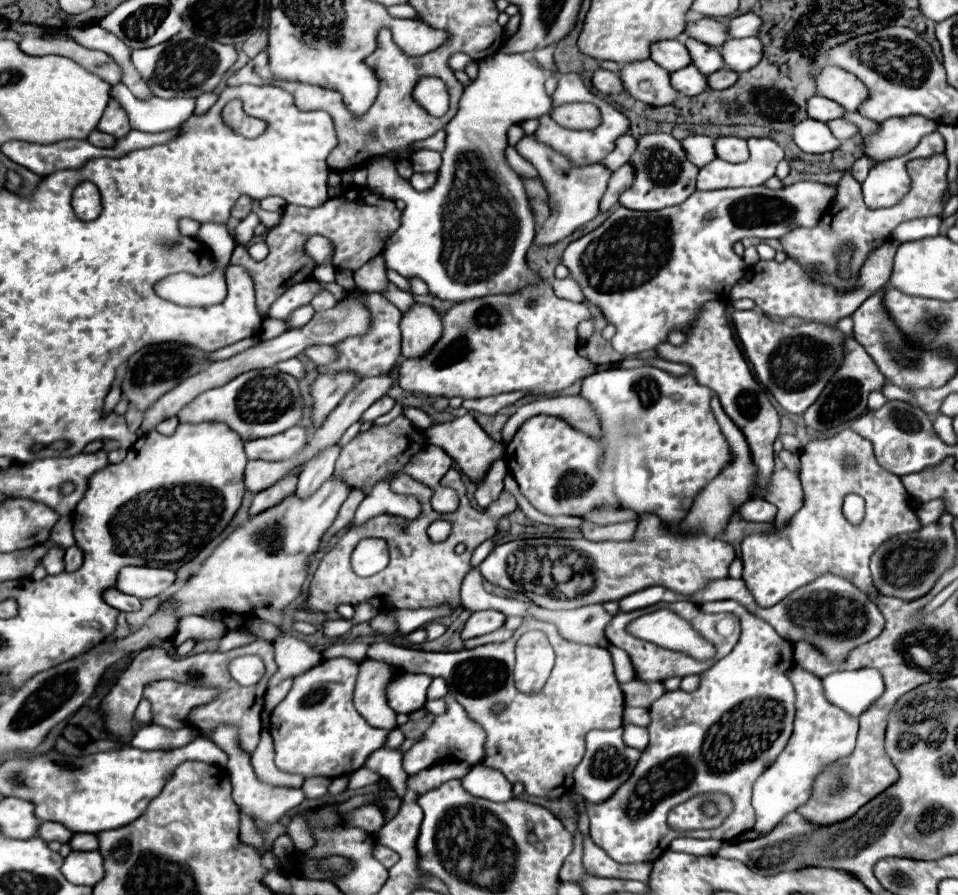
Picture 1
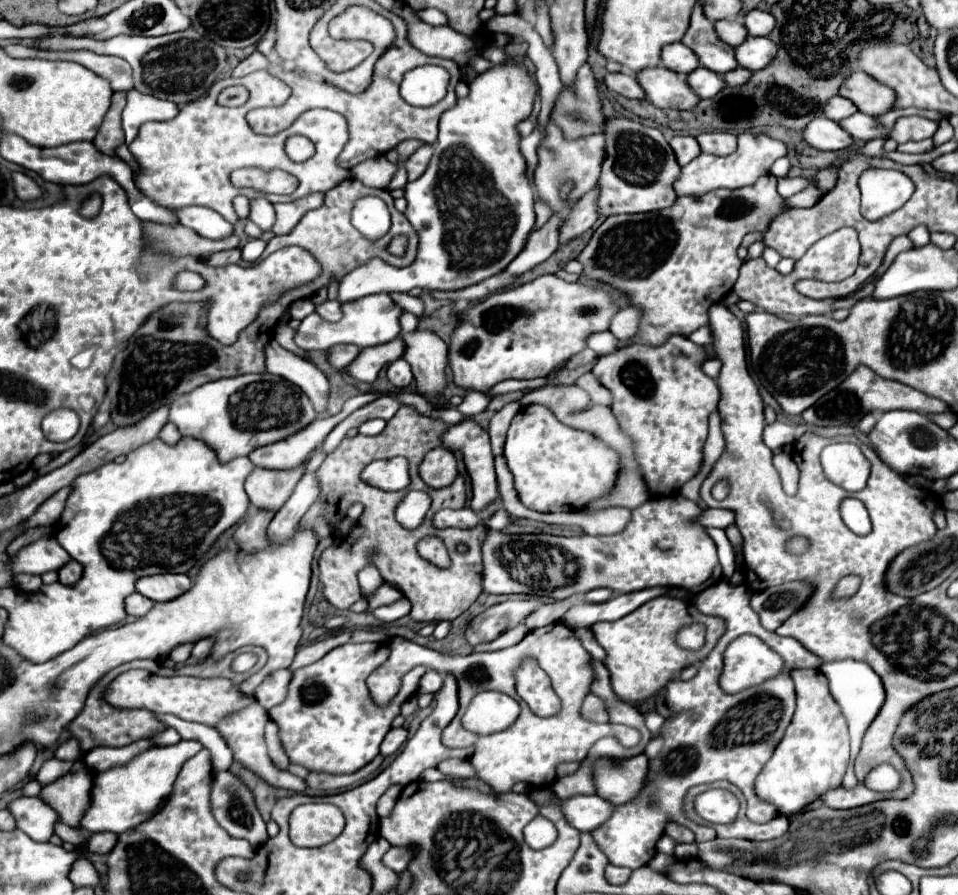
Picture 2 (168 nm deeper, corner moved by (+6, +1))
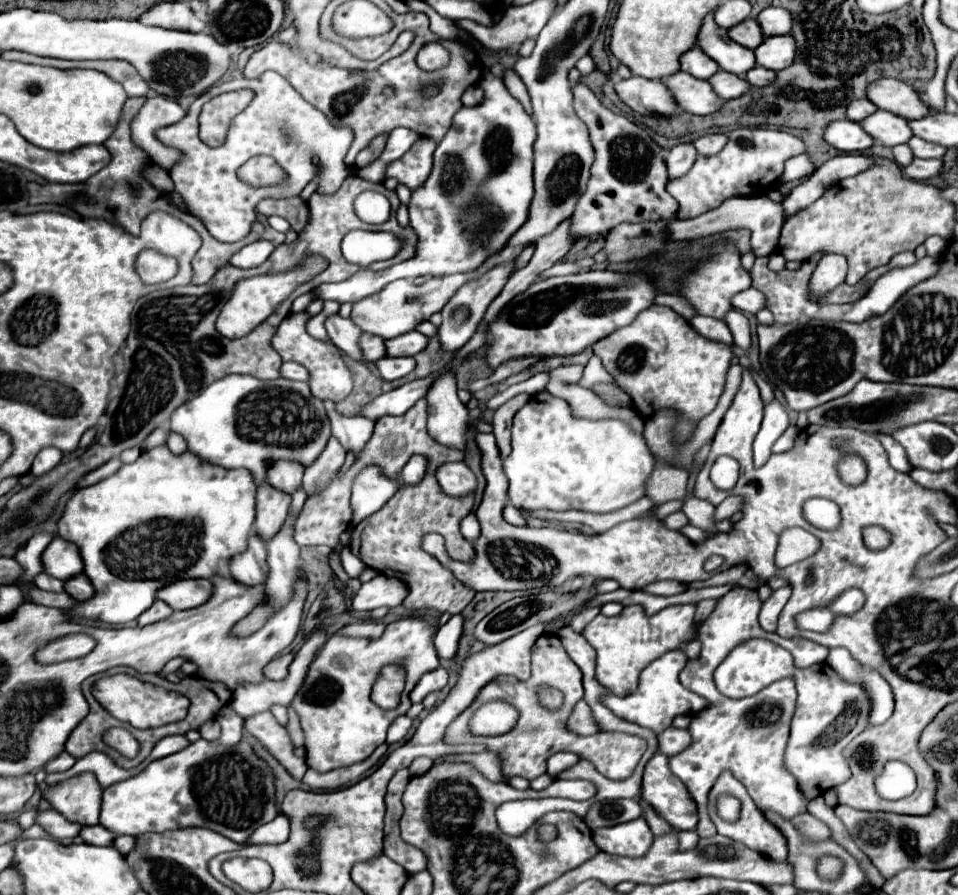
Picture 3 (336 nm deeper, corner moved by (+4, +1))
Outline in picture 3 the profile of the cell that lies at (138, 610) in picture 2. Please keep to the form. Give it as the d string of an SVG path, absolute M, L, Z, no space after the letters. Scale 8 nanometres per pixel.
M156 601L148 611L144 611L144 613L138 617L138 625L140 625L140 627L146 627L146 625L150 625L150 623L158 623L158 621L162 621L162 619L168 619L170 615L172 615L172 609L170 609L166 603Z

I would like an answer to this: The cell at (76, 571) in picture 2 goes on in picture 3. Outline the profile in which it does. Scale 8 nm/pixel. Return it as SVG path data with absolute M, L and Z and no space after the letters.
M84 573L68 579L68 581L64 583L64 589L66 589L74 599L78 599L78 601L88 601L88 599L94 595L94 587L92 587L90 579L88 579Z

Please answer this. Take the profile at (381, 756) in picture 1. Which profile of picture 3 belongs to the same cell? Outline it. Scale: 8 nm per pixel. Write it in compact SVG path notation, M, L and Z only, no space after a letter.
M400 715L398 719L394 719L394 723L392 723L390 729L388 729L388 739L386 739L386 743L392 745L392 743L398 743L400 739L404 739L404 735L406 735L408 729L410 729L410 725L412 725L412 719L410 719L408 715Z

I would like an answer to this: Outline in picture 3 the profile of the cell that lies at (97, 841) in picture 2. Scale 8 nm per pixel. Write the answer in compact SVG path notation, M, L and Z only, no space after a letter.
M120 835L114 839L114 847L118 847L120 851L124 851L124 855L128 855L134 849L134 841L136 841L136 837L132 837L132 835Z

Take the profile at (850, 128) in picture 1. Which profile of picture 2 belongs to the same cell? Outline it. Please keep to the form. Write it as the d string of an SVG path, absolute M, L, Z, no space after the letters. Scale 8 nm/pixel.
M856 113L856 115L850 115L848 119L842 119L840 127L844 127L844 131L848 131L848 135L852 135L852 139L856 141L888 137L888 131L882 129L874 117L868 117L864 113Z

